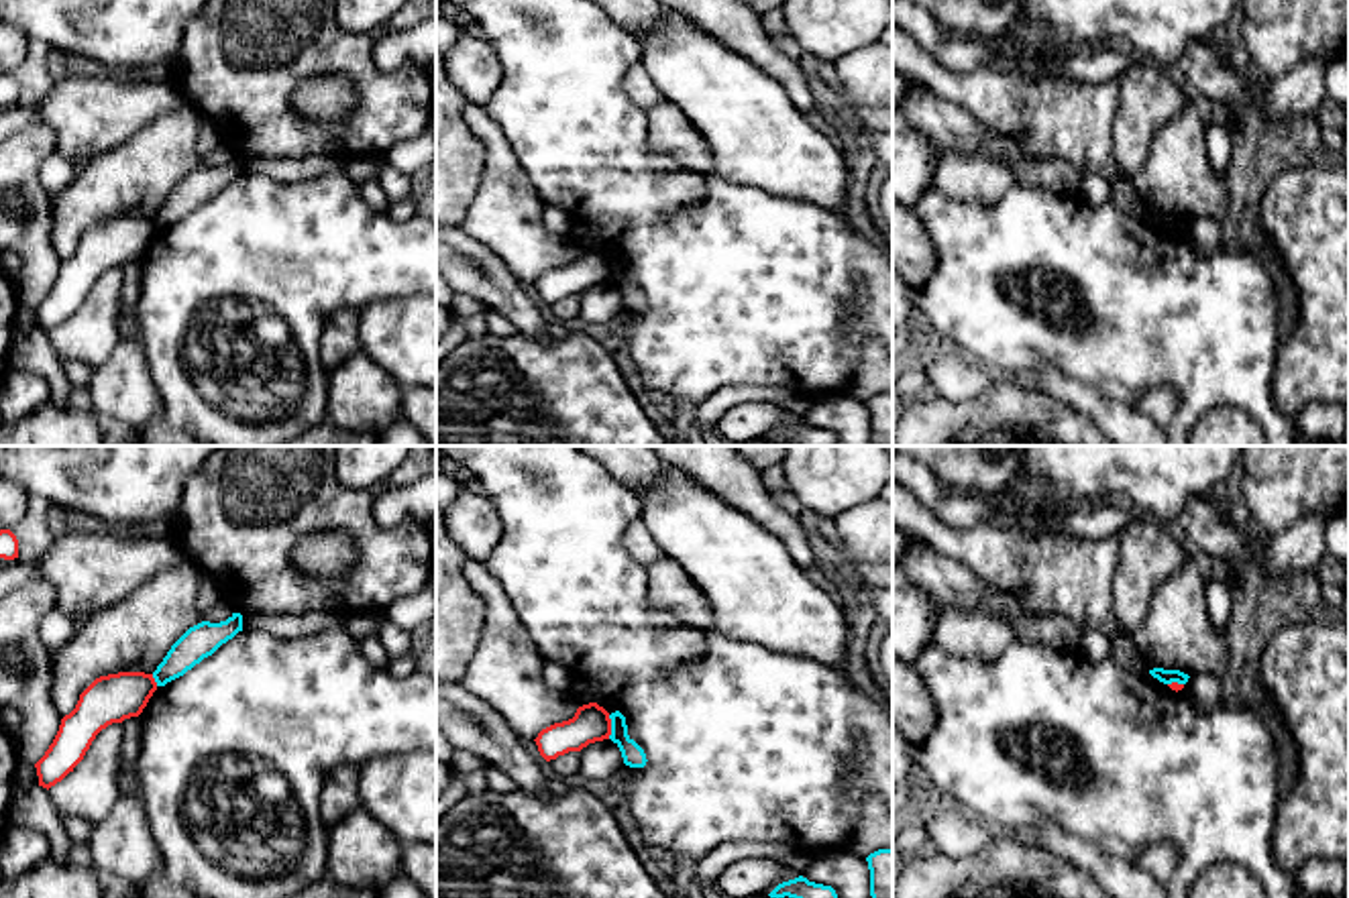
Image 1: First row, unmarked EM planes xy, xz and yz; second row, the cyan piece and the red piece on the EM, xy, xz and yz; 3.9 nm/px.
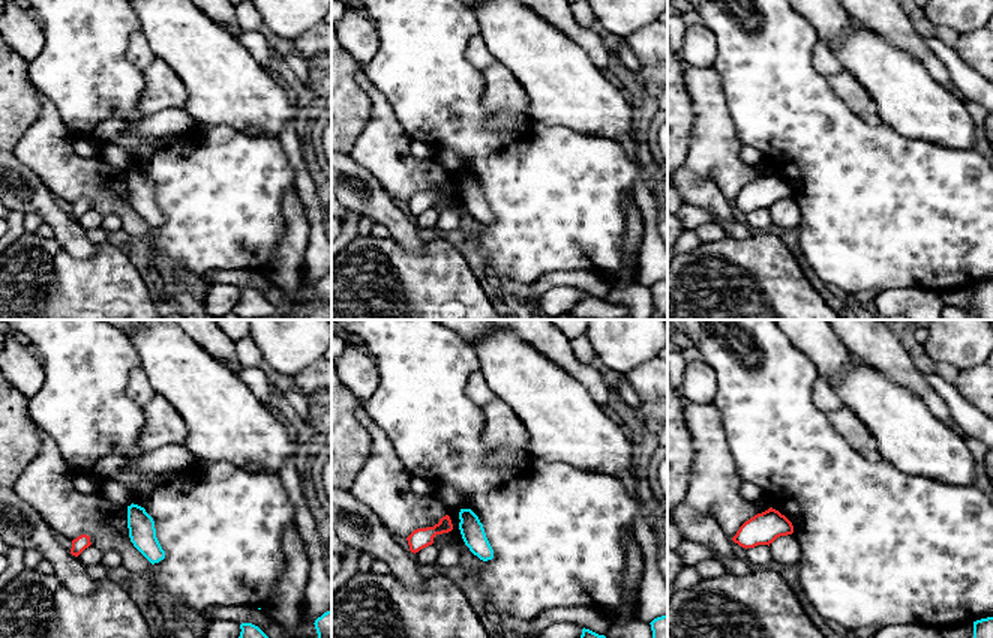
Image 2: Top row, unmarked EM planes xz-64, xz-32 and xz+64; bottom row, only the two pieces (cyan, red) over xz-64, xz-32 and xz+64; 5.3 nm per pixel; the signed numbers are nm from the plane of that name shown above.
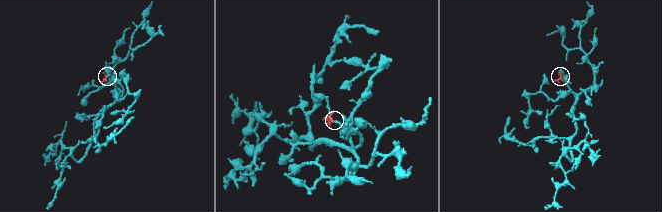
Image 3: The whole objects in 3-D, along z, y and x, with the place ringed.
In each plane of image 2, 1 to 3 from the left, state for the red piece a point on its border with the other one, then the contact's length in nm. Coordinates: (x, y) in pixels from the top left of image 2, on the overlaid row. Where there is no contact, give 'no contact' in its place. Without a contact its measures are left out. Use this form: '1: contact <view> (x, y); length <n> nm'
1: no contact
2: no contact
3: no contact

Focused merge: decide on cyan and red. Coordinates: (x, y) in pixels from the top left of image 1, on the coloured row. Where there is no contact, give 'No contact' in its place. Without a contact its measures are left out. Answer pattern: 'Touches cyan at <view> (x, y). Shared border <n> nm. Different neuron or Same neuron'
Touches cyan at xz (612, 727). Shared border 100 nm. Different neuron

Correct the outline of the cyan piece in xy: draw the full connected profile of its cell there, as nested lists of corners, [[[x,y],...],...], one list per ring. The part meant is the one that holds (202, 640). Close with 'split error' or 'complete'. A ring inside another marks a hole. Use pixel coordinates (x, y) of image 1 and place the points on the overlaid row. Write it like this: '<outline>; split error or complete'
[[[232,613],[226,621],[202,621],[190,627],[167,652],[163,662],[153,672],[157,686],[183,676],[204,658],[212,656],[222,643],[242,631],[242,615]]]; complete

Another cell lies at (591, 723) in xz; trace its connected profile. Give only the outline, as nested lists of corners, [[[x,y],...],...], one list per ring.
[[[589,703],[579,707],[573,719],[542,729],[534,741],[540,755],[550,762],[569,751],[581,751],[589,743],[609,739],[609,735],[609,713],[597,703]]]

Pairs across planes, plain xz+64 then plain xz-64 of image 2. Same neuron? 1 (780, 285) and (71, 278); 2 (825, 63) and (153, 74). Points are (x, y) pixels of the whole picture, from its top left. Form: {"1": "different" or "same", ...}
{"1": "same", "2": "different"}

